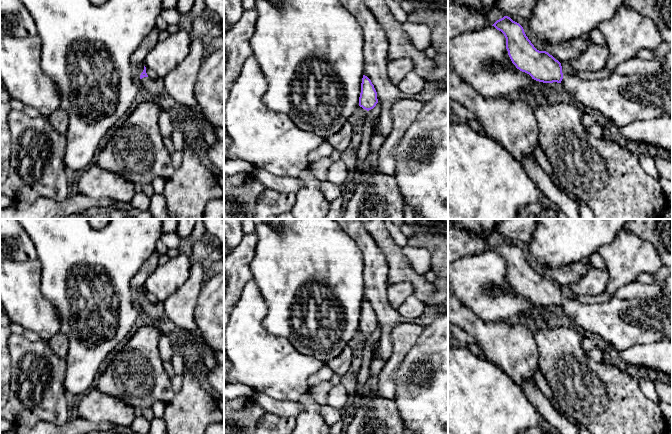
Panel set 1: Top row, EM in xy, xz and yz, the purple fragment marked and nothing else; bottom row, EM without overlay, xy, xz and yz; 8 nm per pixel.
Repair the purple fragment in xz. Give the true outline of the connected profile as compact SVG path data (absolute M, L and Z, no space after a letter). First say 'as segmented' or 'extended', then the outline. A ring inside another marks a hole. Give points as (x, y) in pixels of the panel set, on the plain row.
as segmented | M363 299L361 307L361 317L359 321L359 330L369 335L378 327L377 316L371 304Z

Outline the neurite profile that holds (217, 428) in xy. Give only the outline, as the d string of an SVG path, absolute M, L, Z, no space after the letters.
M224 421L210 425L205 434L224 434Z

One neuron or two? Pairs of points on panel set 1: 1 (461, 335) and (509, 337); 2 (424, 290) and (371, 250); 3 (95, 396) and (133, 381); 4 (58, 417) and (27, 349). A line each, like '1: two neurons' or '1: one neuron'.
1: two neurons
2: two neurons
3: two neurons
4: one neuron

